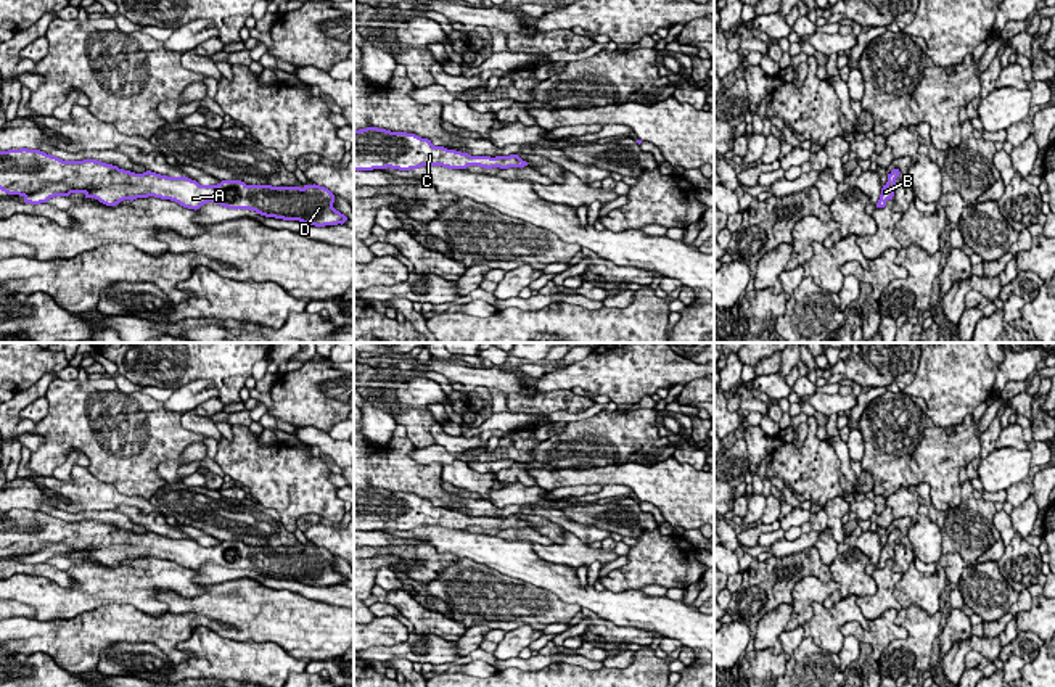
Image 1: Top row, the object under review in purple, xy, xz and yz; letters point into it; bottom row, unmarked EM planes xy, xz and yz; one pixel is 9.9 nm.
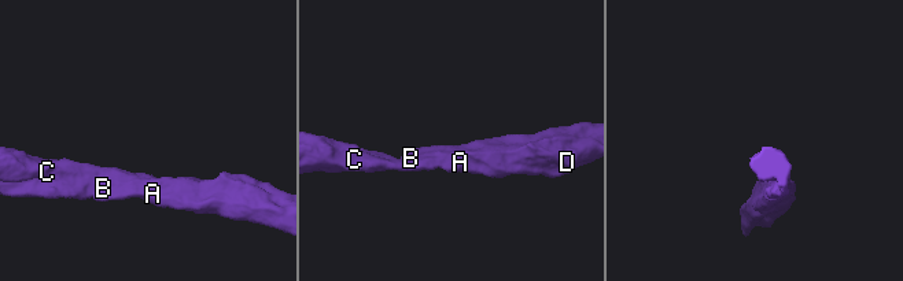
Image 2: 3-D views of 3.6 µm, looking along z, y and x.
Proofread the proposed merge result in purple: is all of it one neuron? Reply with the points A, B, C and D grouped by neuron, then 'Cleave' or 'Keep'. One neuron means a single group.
Groups: A B C D. Keep

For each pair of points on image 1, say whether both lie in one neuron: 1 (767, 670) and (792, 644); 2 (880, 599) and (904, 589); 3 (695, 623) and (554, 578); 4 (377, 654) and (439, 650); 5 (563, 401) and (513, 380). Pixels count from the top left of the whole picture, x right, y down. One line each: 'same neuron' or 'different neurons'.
1: different neurons
2: different neurons
3: same neuron
4: same neuron
5: same neuron

